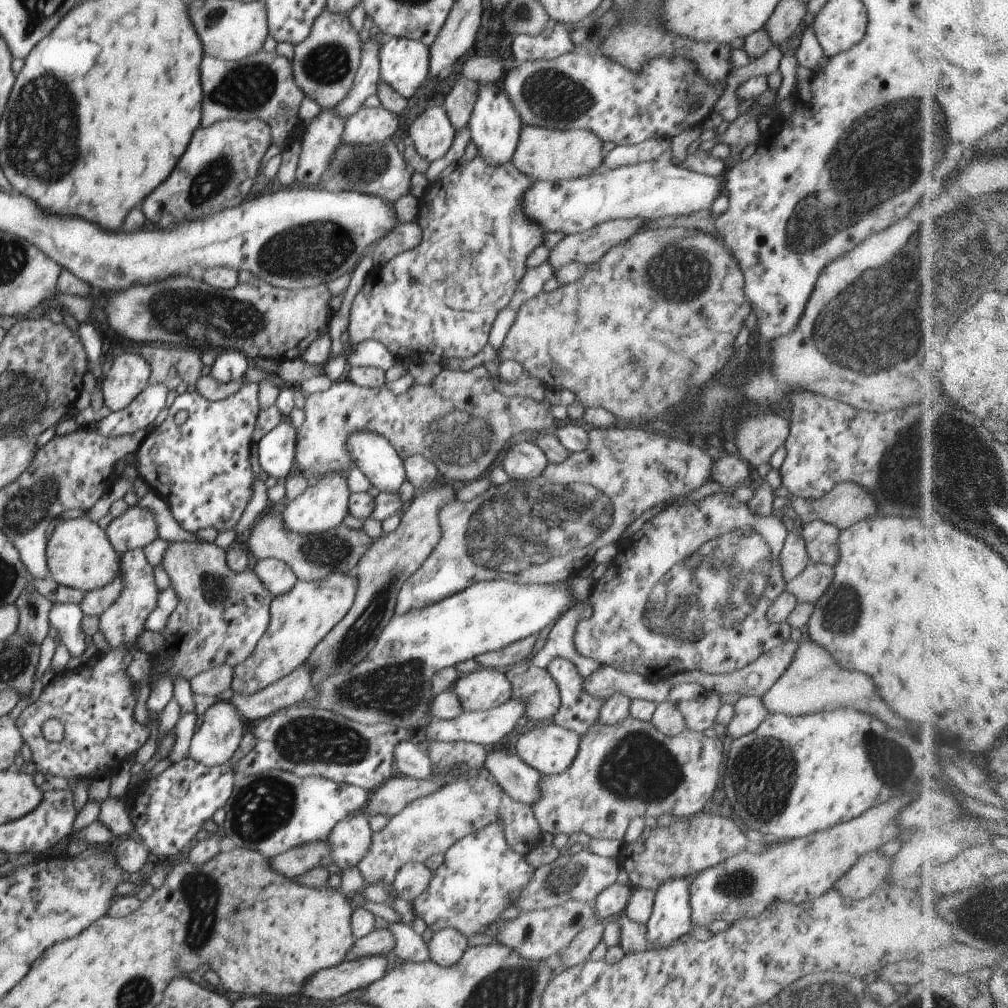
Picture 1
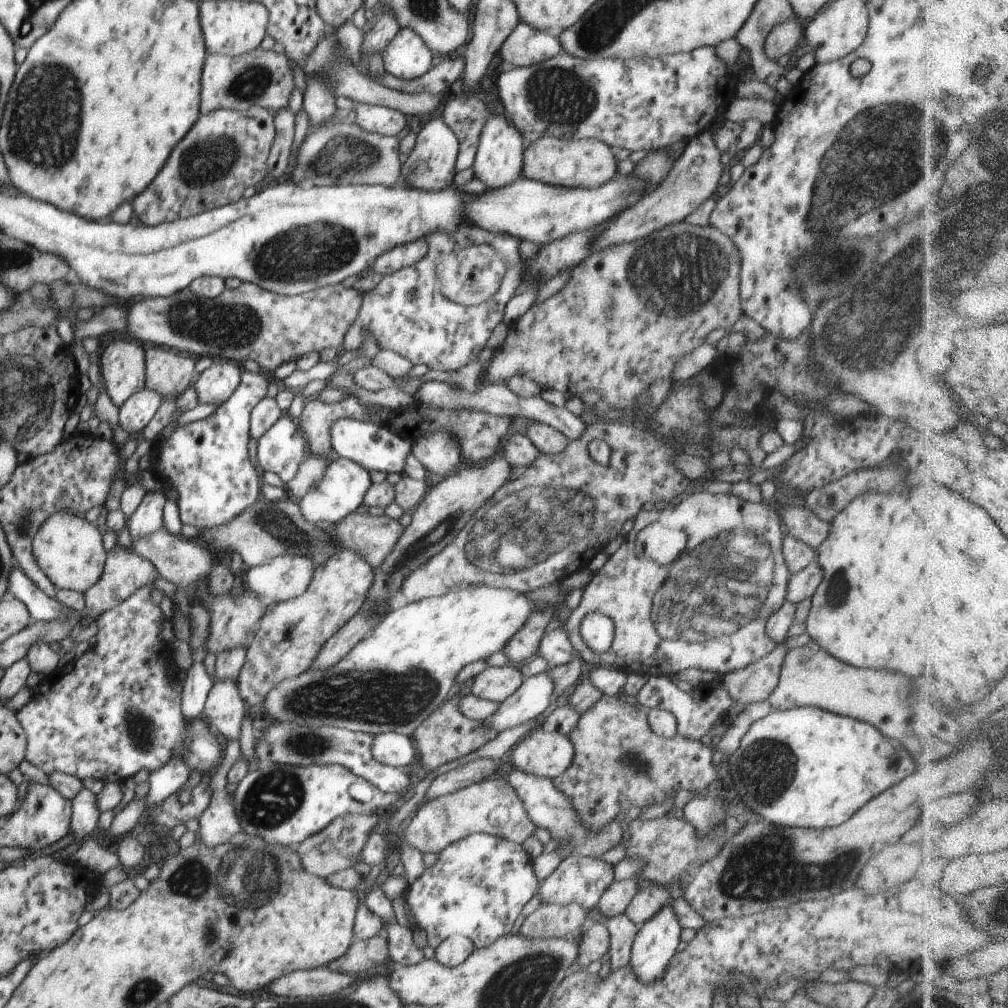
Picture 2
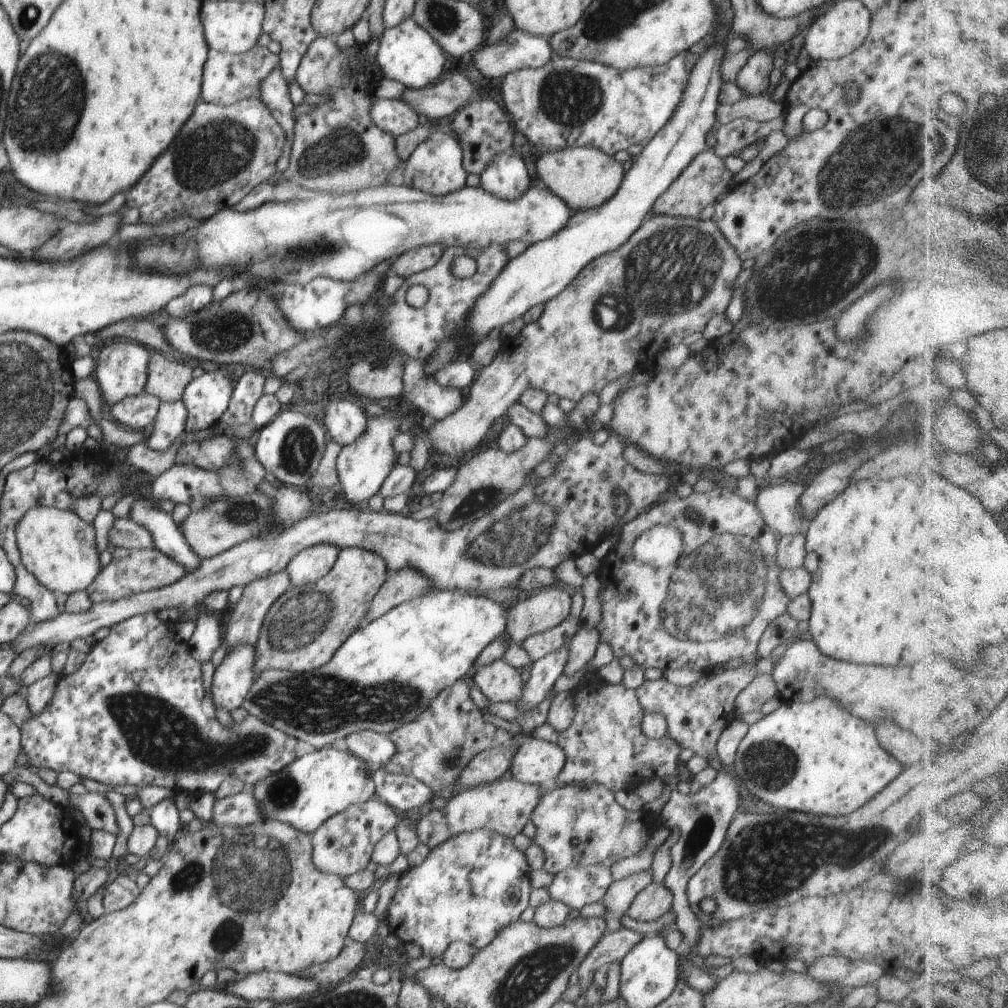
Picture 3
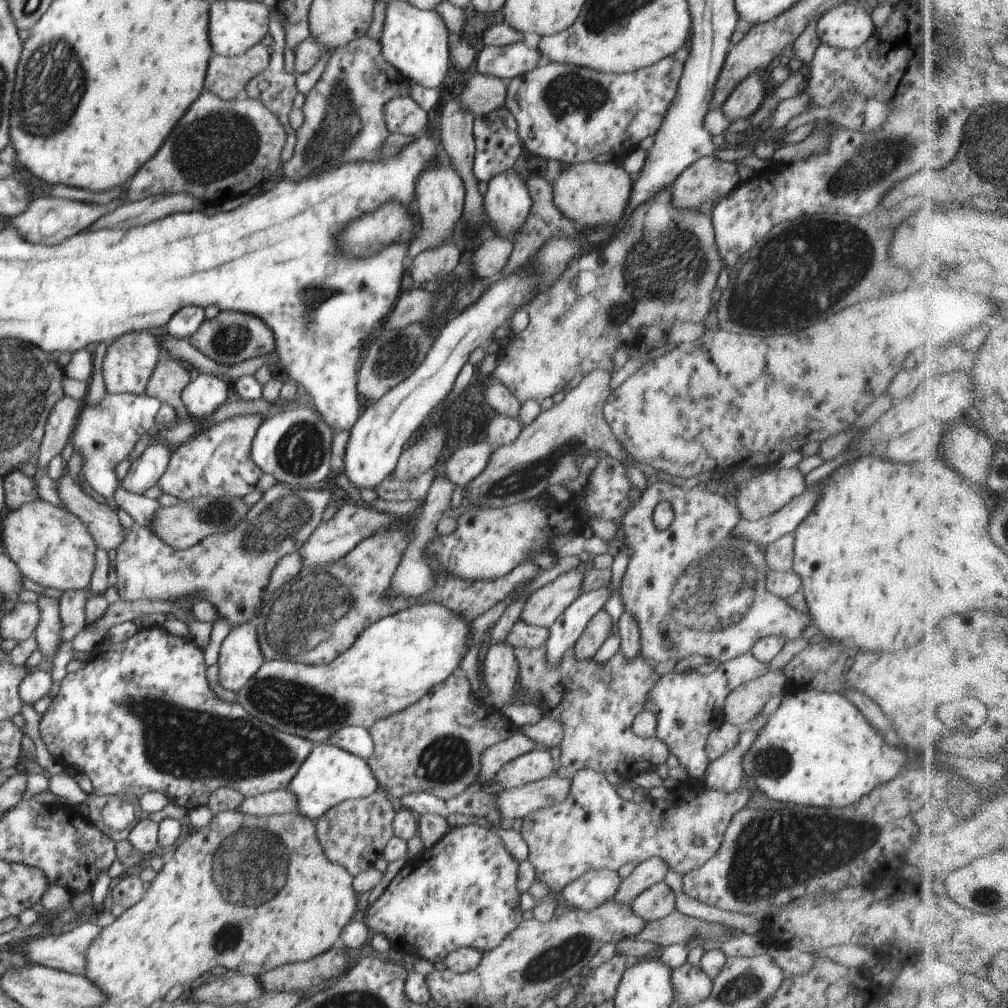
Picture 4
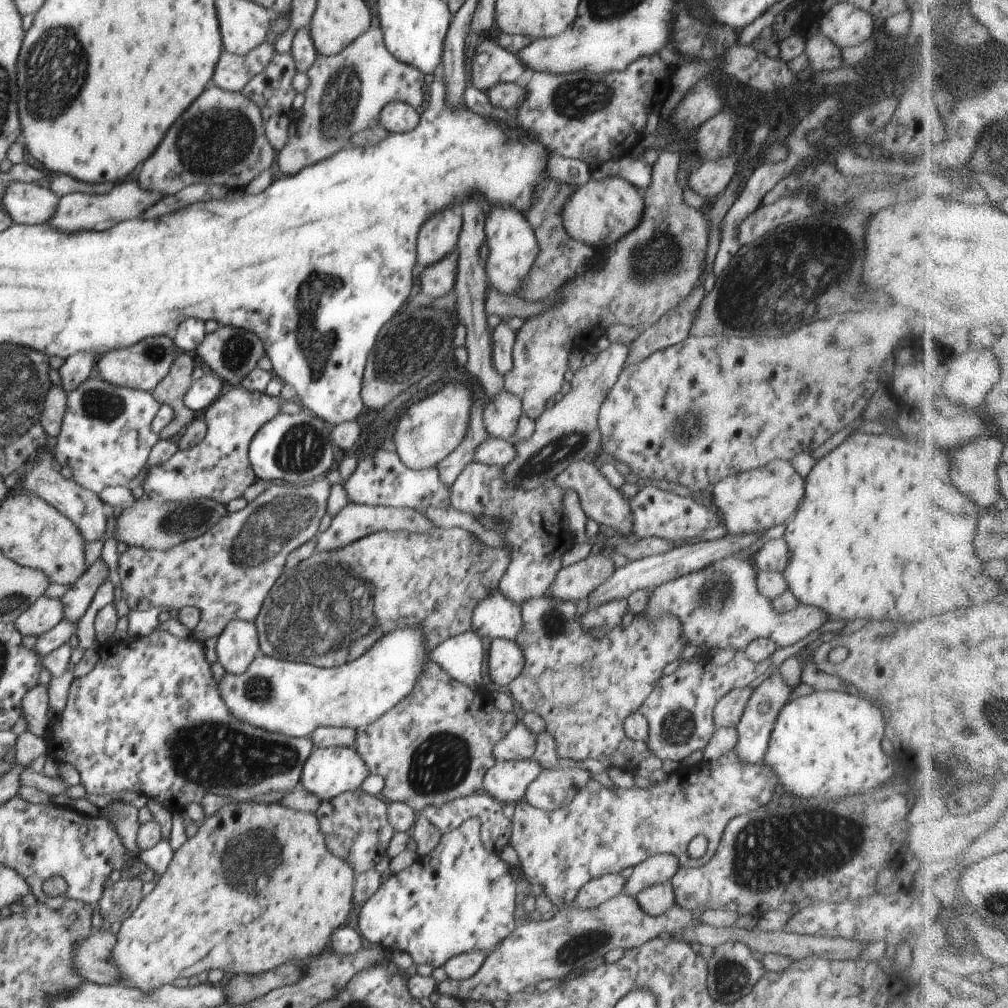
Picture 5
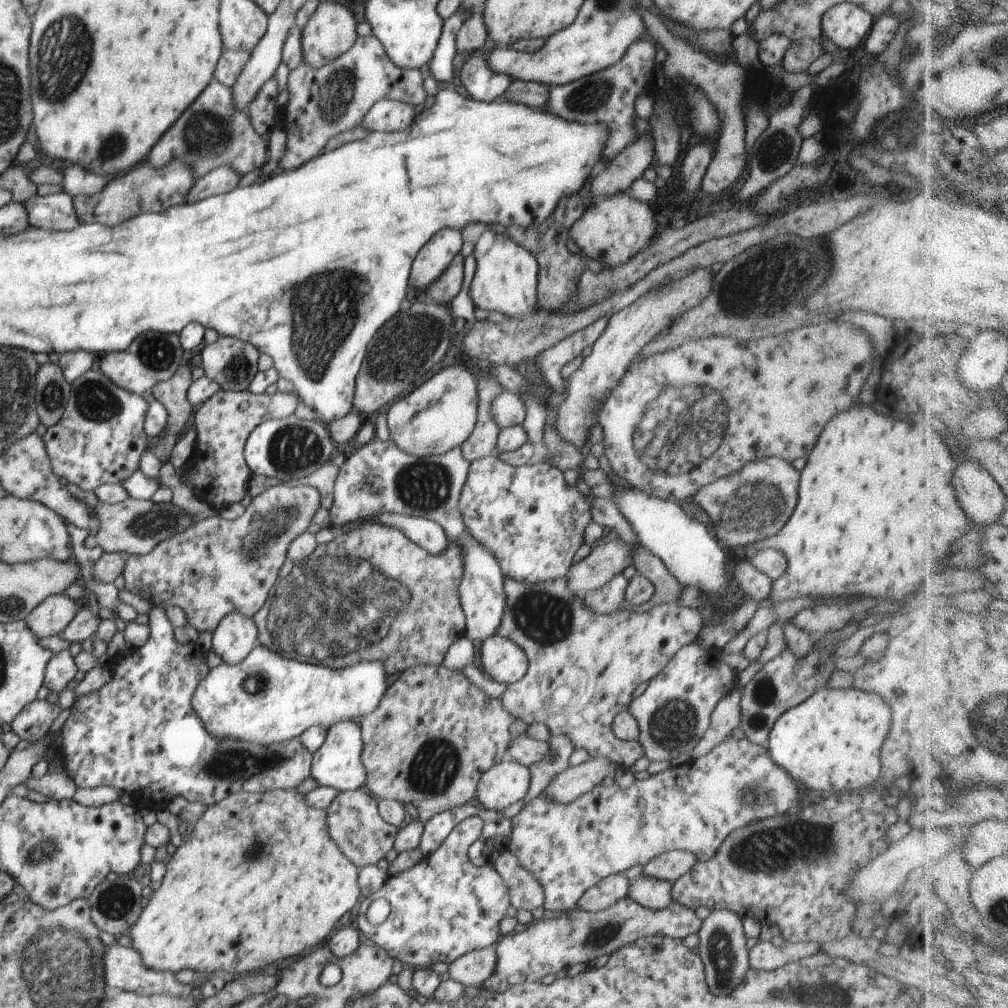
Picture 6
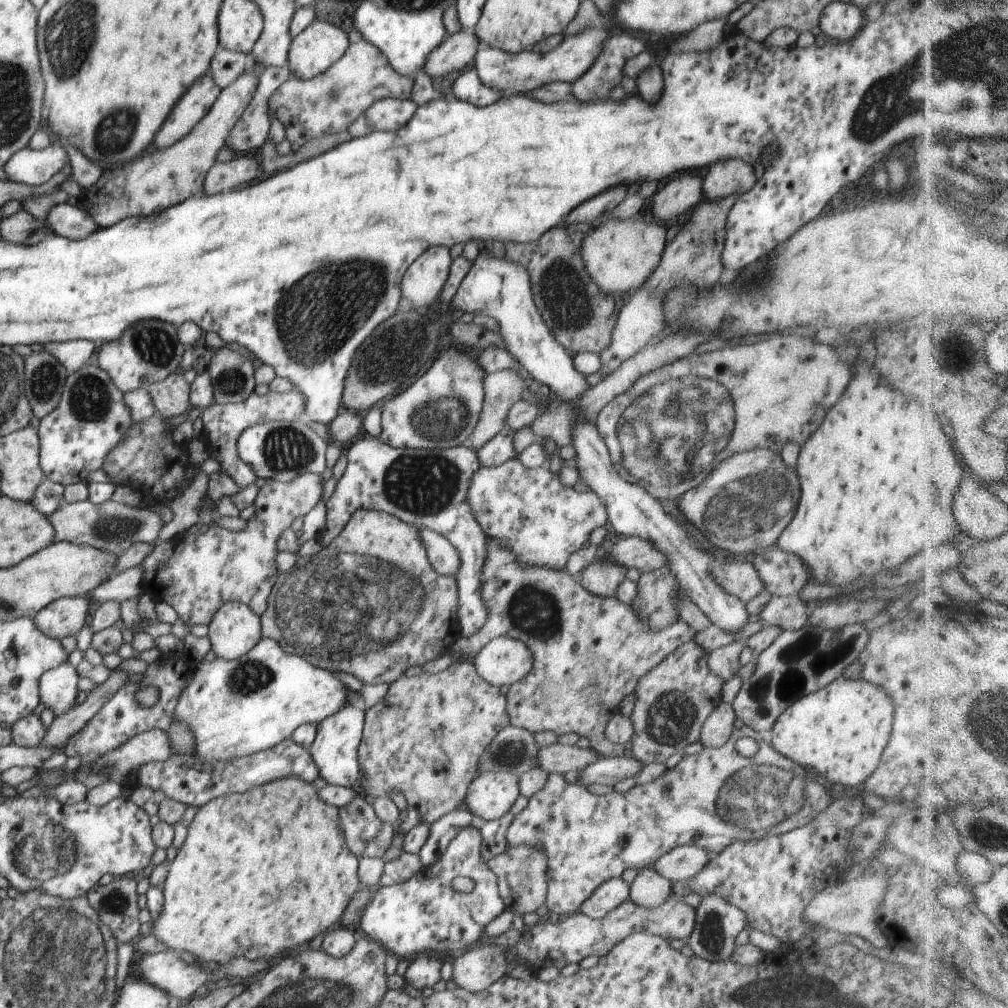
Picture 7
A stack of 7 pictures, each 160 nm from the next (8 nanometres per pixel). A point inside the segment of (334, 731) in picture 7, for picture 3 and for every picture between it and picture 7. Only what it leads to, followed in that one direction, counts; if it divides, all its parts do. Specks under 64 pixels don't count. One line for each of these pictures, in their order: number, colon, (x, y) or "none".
3: (318, 785)
4: (329, 775)
5: (330, 771)
6: (337, 763)

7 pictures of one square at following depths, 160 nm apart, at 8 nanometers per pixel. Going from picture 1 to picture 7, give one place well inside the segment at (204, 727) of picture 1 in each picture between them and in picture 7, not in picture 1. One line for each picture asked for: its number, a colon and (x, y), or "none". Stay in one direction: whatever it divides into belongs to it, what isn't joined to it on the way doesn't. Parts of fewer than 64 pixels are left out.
2: (225, 708)
3: (232, 679)
4: (240, 658)
5: (238, 645)
6: (235, 637)
7: (235, 629)

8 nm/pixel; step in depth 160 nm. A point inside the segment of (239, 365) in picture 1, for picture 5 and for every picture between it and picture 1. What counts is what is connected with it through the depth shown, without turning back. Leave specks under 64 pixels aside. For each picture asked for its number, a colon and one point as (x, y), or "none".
2: (215, 385)
3: (206, 398)
4: (203, 396)
5: (203, 393)

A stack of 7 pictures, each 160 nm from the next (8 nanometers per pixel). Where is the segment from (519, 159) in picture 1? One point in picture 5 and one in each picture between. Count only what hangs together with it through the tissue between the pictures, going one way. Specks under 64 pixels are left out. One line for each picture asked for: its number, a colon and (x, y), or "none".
2: (584, 163)
3: (584, 177)
4: (592, 194)
5: (602, 211)

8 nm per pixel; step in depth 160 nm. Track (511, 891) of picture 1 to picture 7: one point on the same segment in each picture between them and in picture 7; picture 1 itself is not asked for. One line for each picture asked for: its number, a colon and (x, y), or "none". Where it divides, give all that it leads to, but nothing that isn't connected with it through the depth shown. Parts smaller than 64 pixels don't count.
2: (477, 887)
3: (469, 888)
4: (462, 892)
5: (459, 898)
6: (444, 907)
7: (424, 914)

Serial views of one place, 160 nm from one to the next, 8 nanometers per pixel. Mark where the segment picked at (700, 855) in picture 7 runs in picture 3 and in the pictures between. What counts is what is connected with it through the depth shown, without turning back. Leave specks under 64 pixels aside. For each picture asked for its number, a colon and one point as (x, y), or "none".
3: (620, 894)
4: (651, 871)
5: (661, 868)
6: (669, 866)

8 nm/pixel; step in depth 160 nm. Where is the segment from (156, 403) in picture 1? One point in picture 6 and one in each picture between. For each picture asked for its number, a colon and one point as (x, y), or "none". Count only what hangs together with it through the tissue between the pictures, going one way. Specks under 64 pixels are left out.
2: (137, 411)
3: (138, 412)
4: (107, 433)
5: (106, 438)
6: (100, 439)

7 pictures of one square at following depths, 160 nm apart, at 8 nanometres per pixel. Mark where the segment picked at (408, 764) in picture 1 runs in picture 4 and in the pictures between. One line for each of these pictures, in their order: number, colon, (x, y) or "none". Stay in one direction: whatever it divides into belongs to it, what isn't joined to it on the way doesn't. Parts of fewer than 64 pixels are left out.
2: (394, 749)
3: (375, 748)
4: (356, 740)

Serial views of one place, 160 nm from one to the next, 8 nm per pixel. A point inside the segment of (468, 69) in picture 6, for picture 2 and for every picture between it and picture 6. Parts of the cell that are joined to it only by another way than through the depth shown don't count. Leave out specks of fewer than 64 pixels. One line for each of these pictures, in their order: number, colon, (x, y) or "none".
2: (526, 46)
3: (517, 50)
4: (506, 62)
5: (491, 64)

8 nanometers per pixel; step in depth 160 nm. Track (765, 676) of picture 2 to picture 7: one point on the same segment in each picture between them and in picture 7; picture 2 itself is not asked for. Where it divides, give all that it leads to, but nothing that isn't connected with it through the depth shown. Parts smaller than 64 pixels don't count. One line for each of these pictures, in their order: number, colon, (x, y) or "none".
3: (763, 687)
4: (747, 701)
5: (728, 712)
6: (726, 717)
7: (717, 730)

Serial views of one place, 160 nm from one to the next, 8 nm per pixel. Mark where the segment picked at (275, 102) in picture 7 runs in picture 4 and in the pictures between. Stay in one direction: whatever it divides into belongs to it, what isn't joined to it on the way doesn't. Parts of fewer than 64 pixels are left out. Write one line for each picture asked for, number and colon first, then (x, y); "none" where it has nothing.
4: (343, 122)
5: (346, 93)
6: (324, 102)

